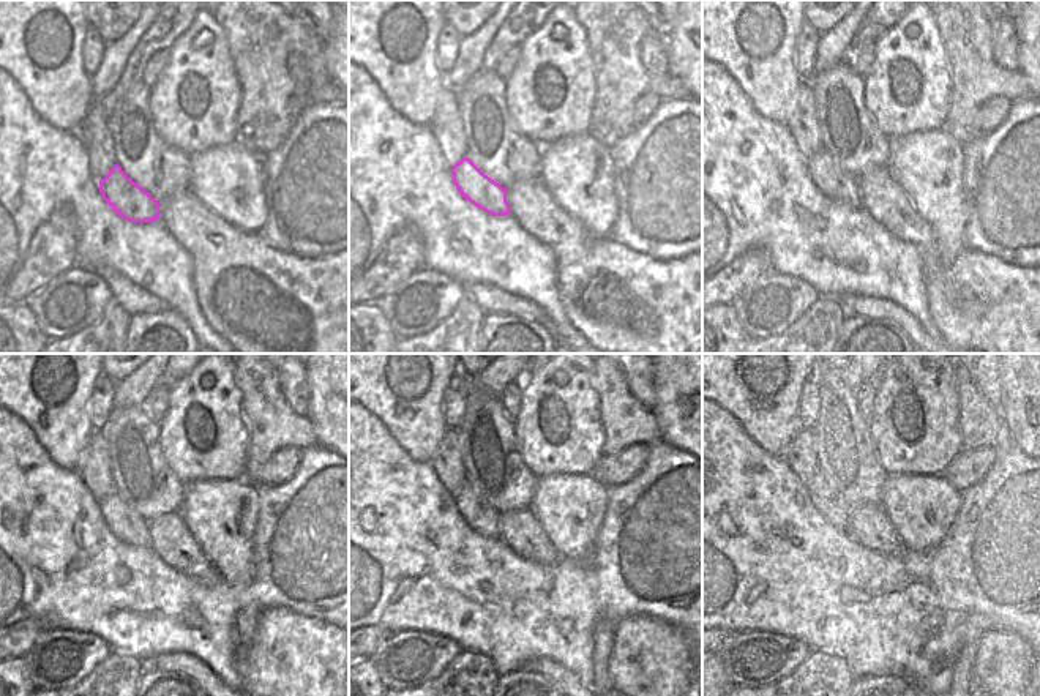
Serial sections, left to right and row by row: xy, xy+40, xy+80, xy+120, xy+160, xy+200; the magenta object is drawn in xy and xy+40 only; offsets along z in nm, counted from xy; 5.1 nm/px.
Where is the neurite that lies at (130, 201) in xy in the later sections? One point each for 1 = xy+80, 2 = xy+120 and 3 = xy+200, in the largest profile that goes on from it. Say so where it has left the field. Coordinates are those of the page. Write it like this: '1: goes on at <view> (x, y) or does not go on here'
1: goes on at xy+80 (823, 169)
2: goes on at xy+120 (120, 518)
3: goes on at xy+200 (824, 496)

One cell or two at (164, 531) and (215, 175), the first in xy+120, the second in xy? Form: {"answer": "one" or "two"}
{"answer": "two"}

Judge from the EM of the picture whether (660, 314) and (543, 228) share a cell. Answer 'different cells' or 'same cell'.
same cell

